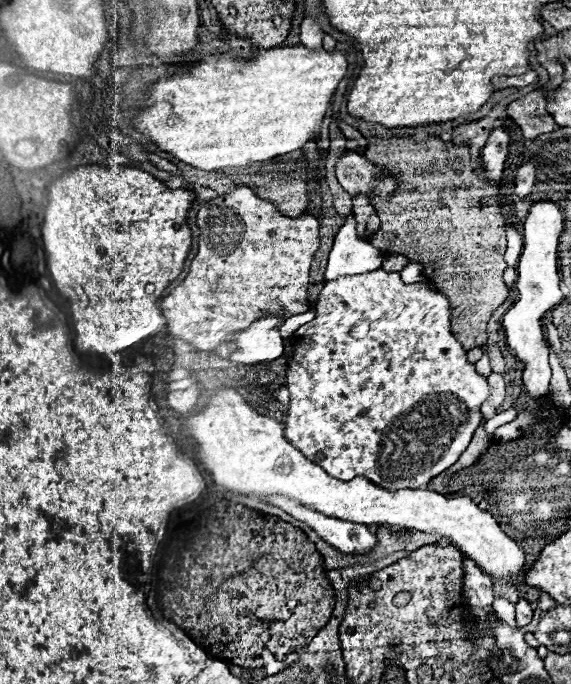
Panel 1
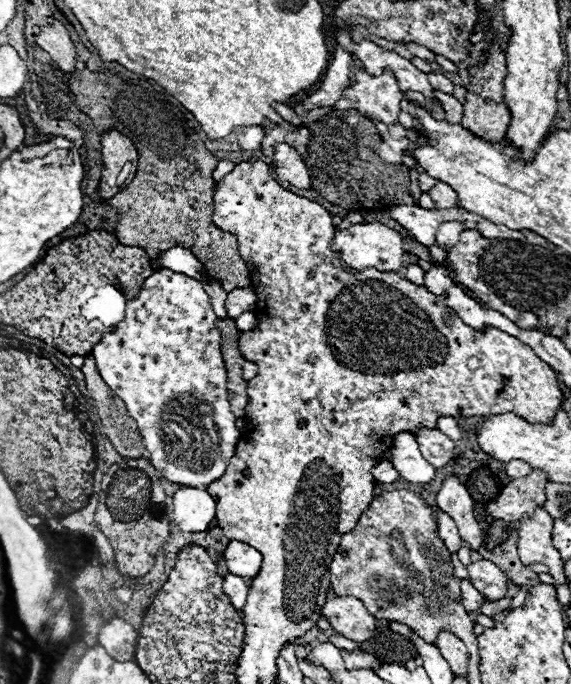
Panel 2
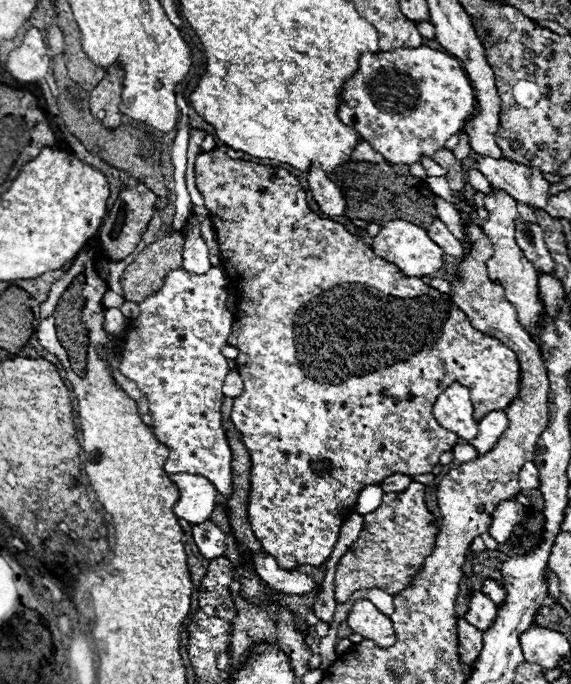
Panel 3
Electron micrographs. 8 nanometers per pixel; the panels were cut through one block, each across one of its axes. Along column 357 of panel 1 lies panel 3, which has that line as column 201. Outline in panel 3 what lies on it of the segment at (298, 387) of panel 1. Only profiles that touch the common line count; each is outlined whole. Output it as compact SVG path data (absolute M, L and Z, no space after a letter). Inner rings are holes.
M212 266L206 274L200 276L186 270L170 272L162 288L154 296L140 302L140 316L128 322L126 344L120 358L120 372L134 380L148 398L154 434L170 450L164 470L168 474L190 472L196 476L204 476L218 488L218 494L222 494L224 498L228 498L232 492L232 450L222 430L220 406L224 398L222 384L230 370L220 350L226 346L234 322L234 316L226 310L226 300L228 278L224 270Z

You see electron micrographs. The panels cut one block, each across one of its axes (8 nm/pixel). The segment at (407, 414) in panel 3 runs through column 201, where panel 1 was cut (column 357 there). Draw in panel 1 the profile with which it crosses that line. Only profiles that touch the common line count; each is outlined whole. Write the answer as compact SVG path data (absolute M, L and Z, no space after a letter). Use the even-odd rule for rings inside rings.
M348 150L338 160L336 176L338 176L338 182L344 186L344 190L350 192L352 196L358 192L364 192L366 196L370 196L370 194L388 196L390 192L396 190L394 178L382 178L384 172L380 172L380 168L376 168L374 164L368 164L364 156L360 156L352 150Z

